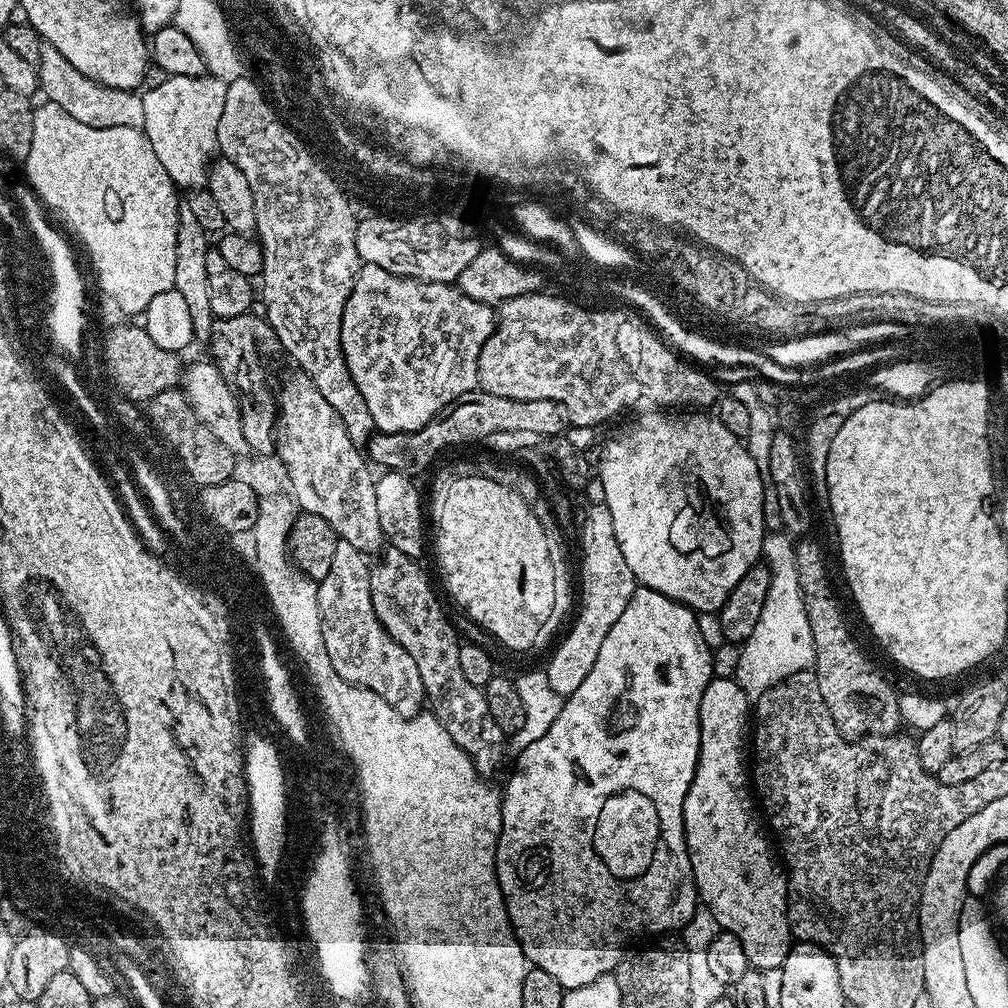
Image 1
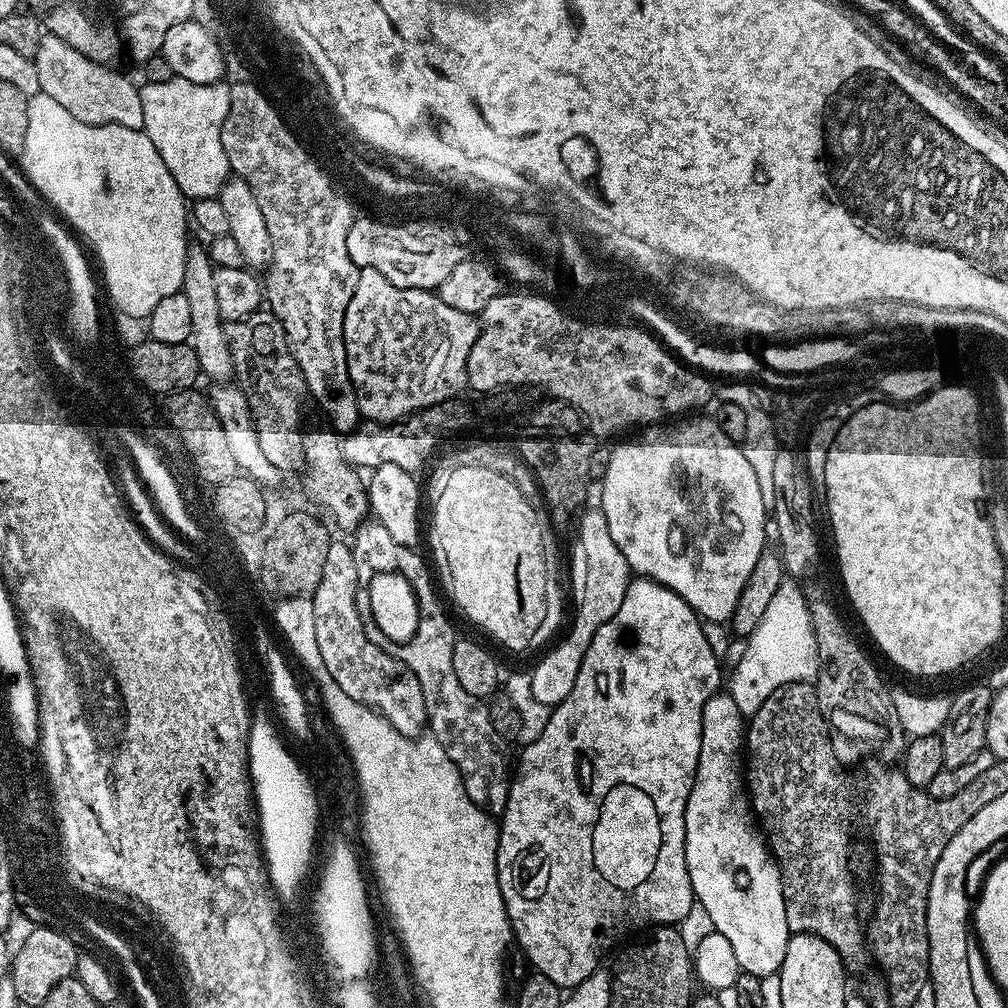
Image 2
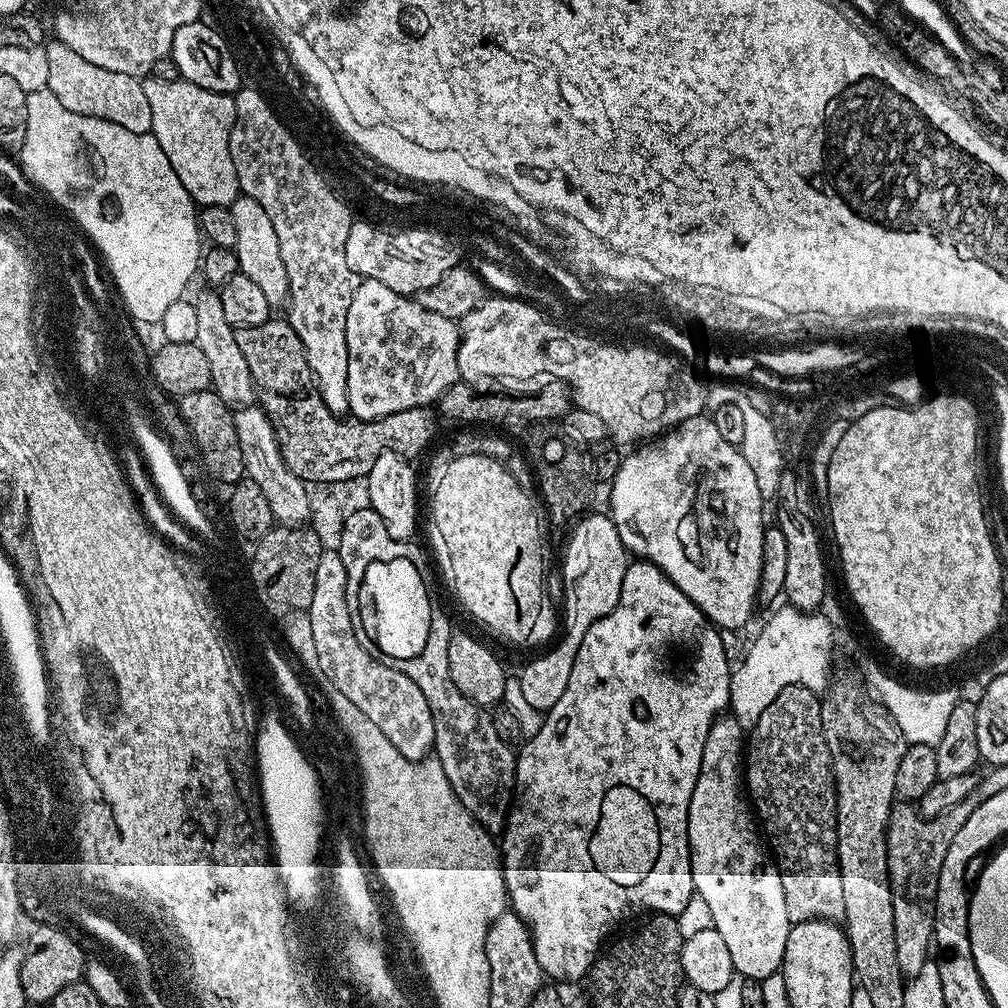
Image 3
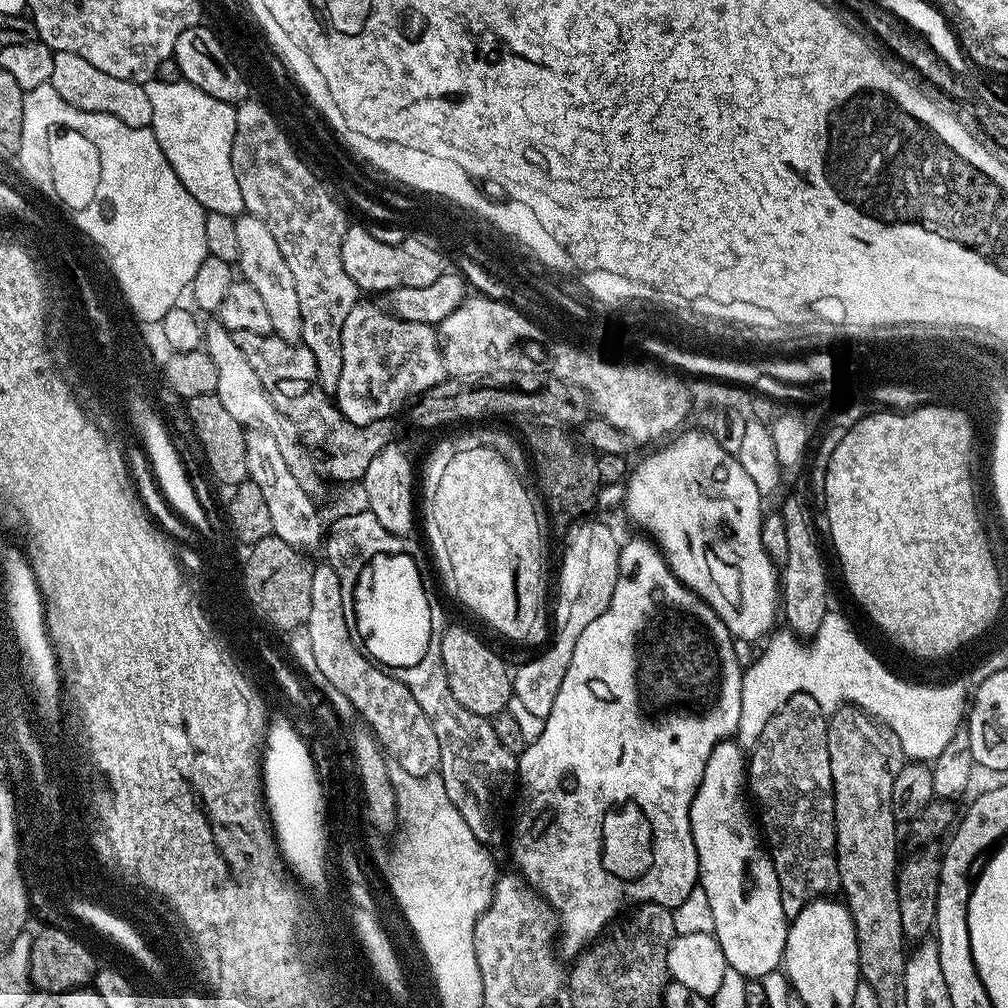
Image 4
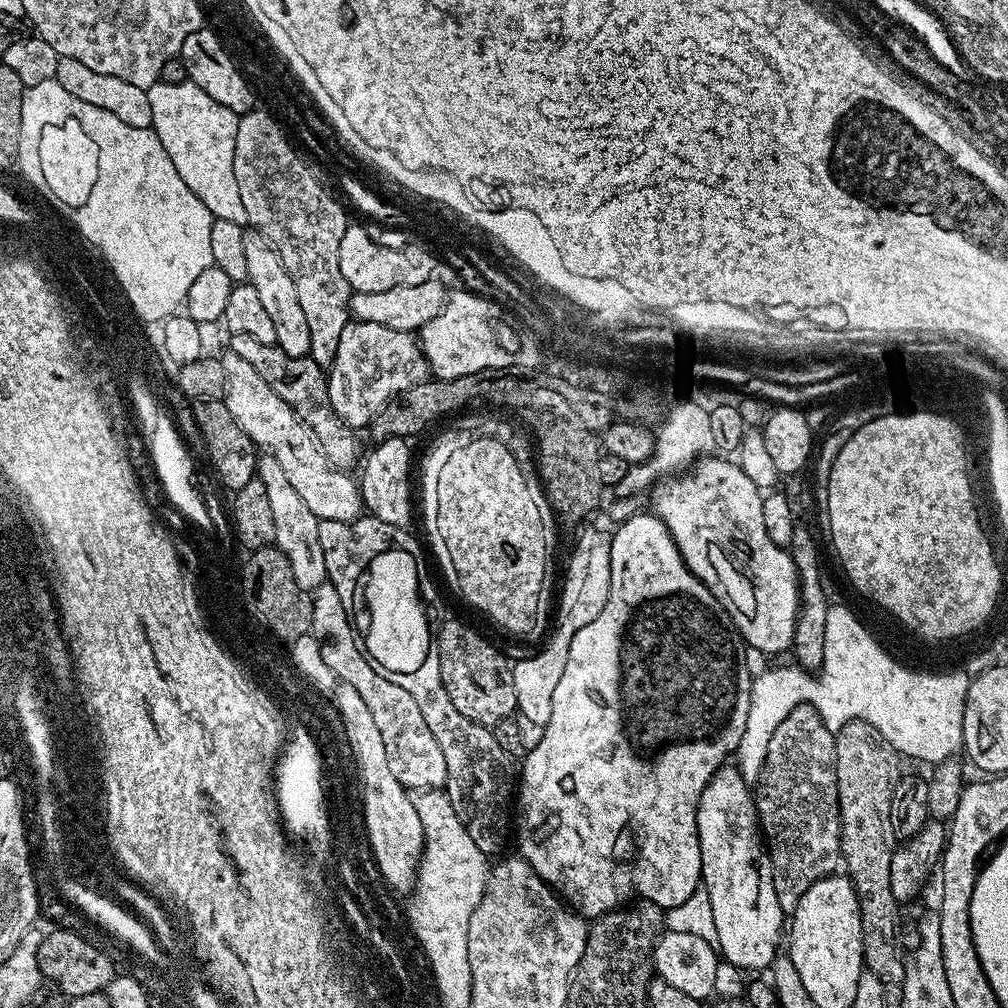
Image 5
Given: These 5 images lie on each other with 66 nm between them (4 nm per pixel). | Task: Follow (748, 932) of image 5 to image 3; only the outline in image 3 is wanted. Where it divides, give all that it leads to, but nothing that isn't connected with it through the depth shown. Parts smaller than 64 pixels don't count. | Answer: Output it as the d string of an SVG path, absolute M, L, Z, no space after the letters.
M731 714L717 715L702 746L702 766L698 770L694 794L690 798L688 845L692 851L692 887L695 895L701 896L710 905L712 926L726 941L726 950L730 950L730 962L734 962L740 976L761 981L781 971L790 925L786 914L786 894L782 894L780 871L762 843L757 821L746 799L746 788L742 783L742 765L745 760L745 729L740 727L740 723Z

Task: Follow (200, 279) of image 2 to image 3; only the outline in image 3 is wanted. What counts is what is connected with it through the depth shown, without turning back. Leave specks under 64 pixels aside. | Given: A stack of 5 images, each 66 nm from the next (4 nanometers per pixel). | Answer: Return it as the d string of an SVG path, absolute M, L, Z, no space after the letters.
M219 291L200 292L194 296L194 323L198 329L196 345L206 357L210 366L211 389L217 392L230 406L248 406L256 400L256 388L250 378L250 368L236 341L236 329L226 319L222 310L222 298Z

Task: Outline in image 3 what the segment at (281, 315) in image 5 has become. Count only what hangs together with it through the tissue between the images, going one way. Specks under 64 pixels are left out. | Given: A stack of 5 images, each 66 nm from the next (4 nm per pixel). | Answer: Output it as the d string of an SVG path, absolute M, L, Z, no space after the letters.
M246 195L237 196L230 206L236 234L235 254L239 275L250 278L266 294L269 309L283 309L288 303L288 279L286 278L286 262L282 262L282 246L278 246L278 234L274 230L274 222L270 222L270 214L262 210L254 198Z

